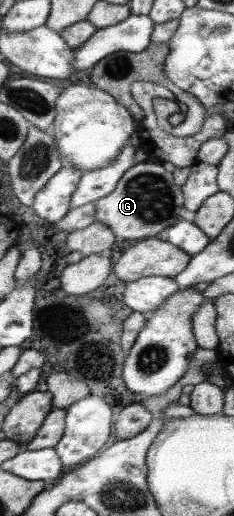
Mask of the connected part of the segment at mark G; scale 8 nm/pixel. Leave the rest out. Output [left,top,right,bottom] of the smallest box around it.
[94,161,184,240]

